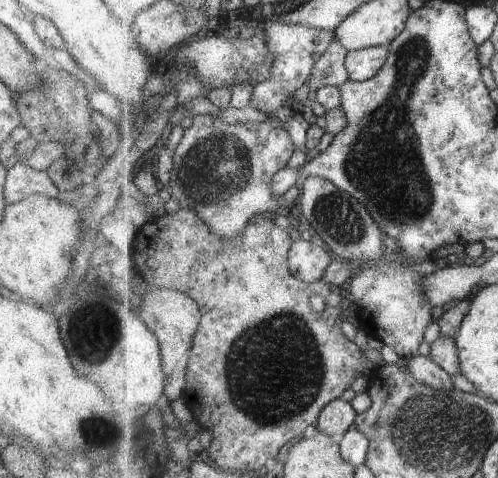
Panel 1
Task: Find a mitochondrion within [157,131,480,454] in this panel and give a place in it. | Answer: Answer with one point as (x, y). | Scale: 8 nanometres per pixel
(275, 372)

